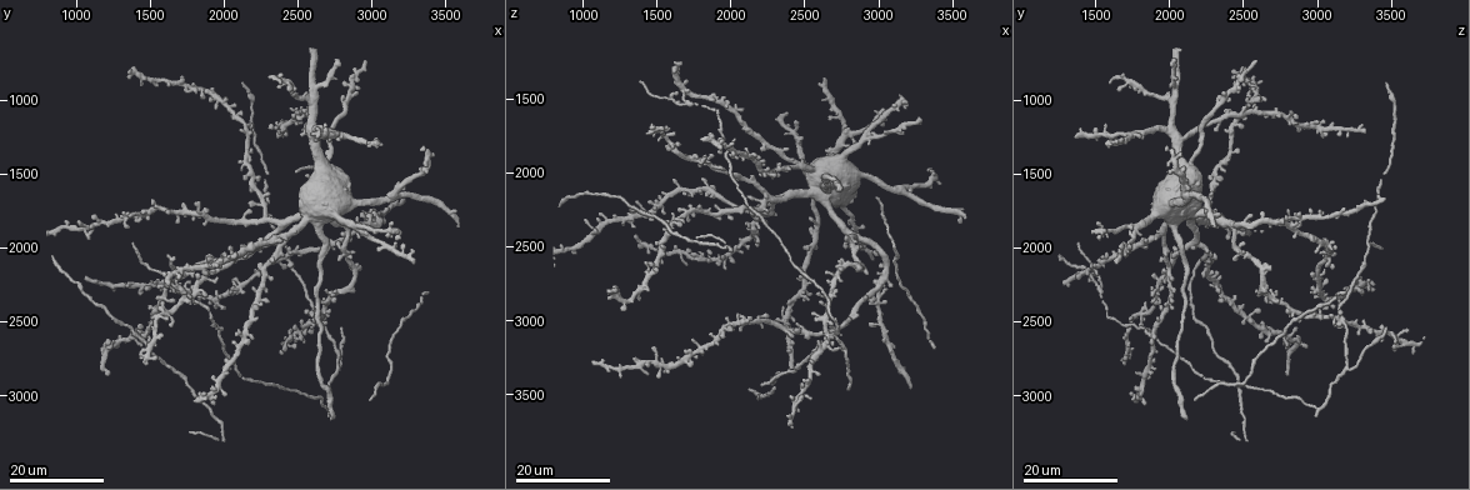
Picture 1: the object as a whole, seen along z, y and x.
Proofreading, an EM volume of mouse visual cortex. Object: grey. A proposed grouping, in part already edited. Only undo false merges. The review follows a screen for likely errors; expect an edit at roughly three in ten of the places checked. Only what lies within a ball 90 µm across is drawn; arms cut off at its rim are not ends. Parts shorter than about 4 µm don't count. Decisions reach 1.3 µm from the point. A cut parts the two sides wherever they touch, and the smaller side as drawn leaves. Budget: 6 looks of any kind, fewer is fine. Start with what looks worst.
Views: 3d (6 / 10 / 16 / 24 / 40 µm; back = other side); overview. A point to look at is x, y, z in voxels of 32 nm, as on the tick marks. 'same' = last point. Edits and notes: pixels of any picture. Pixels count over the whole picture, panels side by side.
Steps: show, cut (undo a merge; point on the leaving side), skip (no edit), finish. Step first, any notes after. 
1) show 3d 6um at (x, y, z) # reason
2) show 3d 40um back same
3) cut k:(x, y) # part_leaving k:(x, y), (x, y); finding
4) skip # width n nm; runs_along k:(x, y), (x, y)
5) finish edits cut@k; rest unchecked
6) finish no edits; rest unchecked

show 3d 16um at (2400, 1980, 3340) # thin arm on a thick one

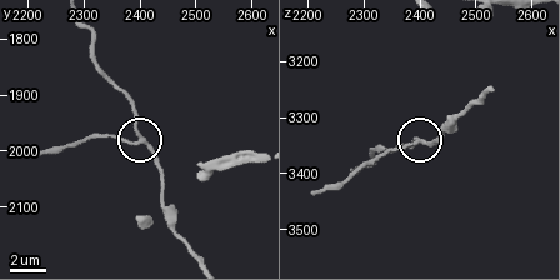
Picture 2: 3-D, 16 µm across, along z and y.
show 3d 6um at (2395, 1975, 3340) # zoom in

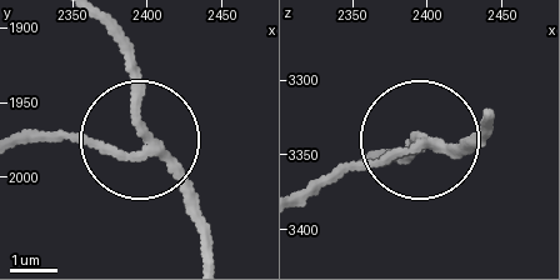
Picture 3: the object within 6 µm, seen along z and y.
show 3d 6um back at (2400, 1978, 3342)

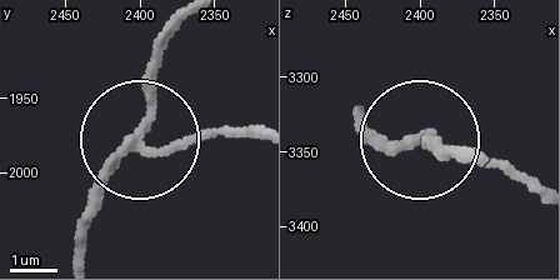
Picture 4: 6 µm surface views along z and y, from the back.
cut 4:(203, 136) # part_leaving 4:(149, 145), (253, 134); two neurons meet here

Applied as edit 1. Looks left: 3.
show overview # see it whole again

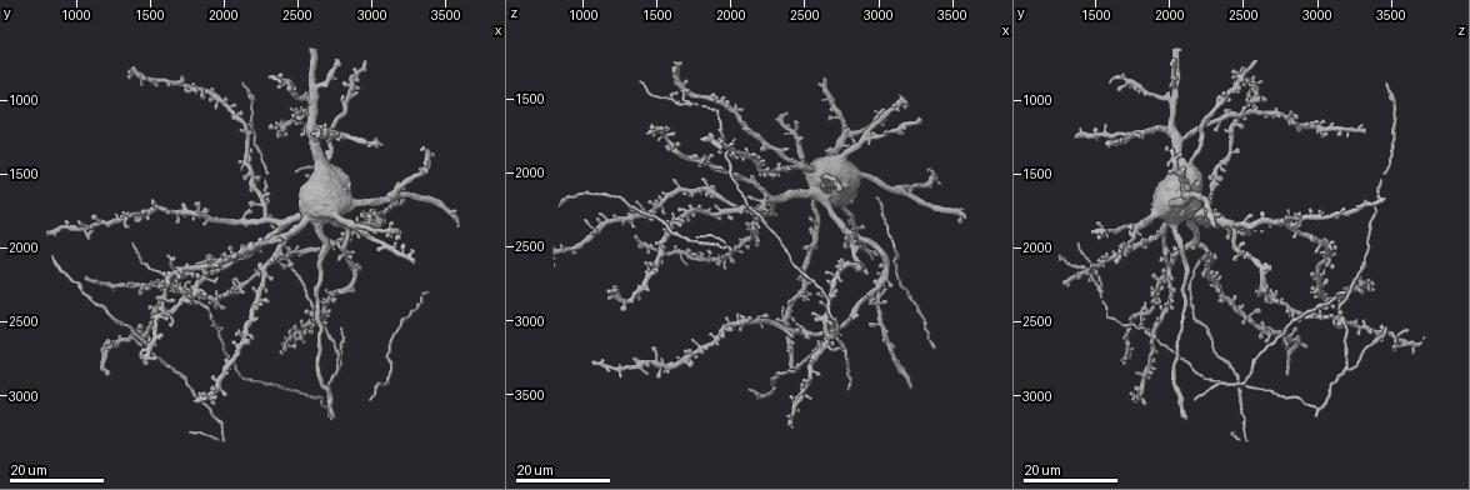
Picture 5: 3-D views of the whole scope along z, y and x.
show 3d 24um at (1540, 2480, 2520) # four arms meet

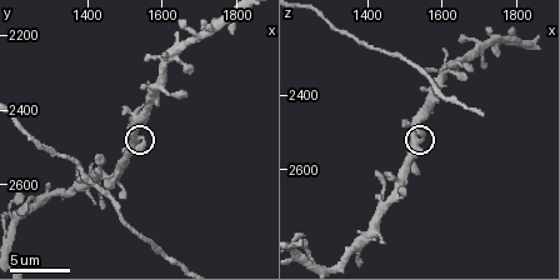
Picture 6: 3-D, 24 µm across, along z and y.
show 3d 10um at (1550, 2470, 2520)

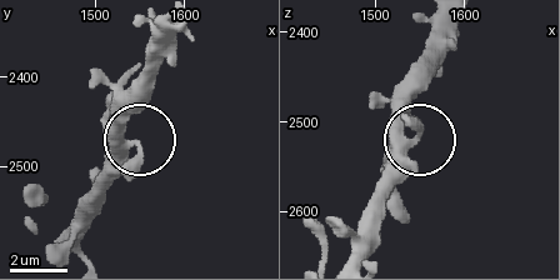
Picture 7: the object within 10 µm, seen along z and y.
skip # all the same neuron

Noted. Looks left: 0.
finish edits cut@4; rest unchecked

